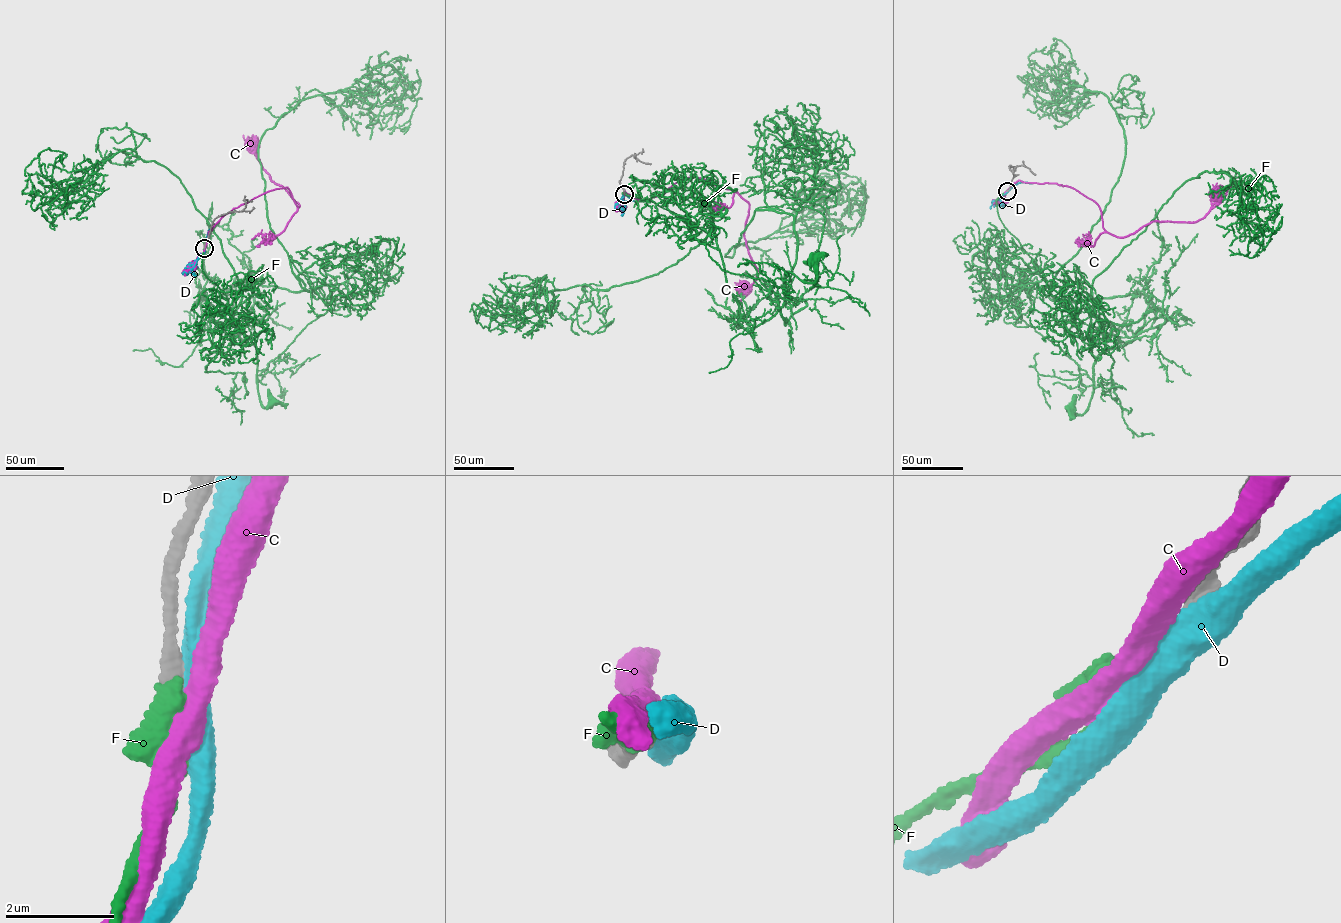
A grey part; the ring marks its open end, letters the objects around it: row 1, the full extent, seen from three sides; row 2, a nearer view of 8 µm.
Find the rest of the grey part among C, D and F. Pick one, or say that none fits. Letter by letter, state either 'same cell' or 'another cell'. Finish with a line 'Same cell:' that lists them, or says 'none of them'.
C: another cell
D: another cell
F: same cell
Same cell: F

